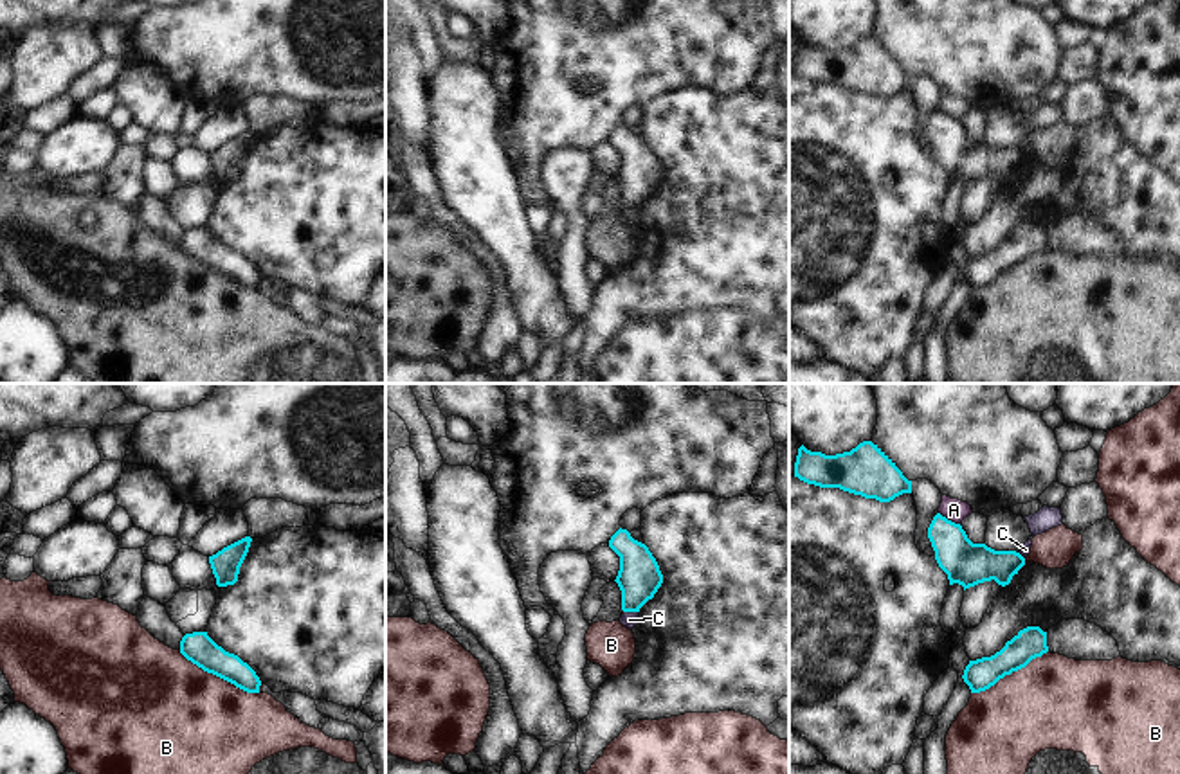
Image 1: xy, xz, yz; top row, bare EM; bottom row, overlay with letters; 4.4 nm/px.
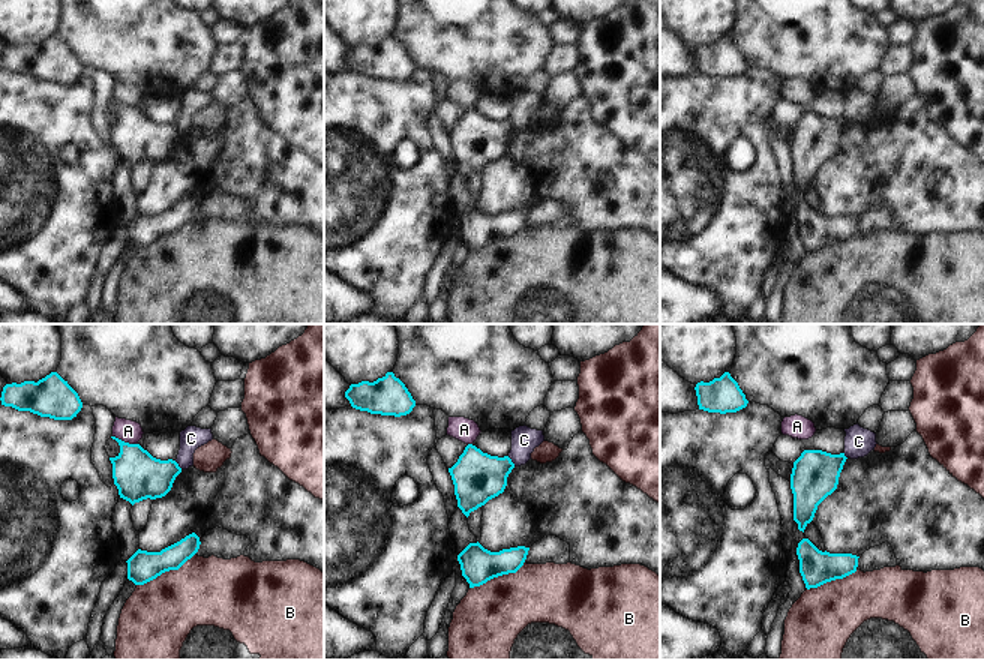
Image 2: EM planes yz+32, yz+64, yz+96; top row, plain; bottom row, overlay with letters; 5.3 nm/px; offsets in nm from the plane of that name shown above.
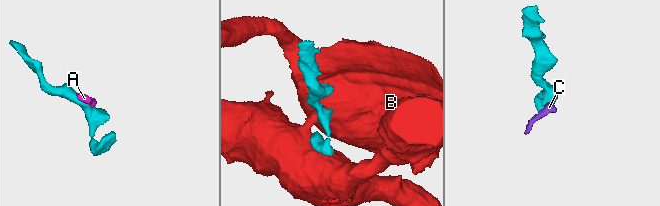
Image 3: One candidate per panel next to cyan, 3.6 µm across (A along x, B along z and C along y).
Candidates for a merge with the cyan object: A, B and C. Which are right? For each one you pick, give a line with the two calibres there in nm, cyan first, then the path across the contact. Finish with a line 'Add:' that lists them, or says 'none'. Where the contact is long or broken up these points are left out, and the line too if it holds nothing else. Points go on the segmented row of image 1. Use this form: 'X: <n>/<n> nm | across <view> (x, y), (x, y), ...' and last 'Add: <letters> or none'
Add: none

